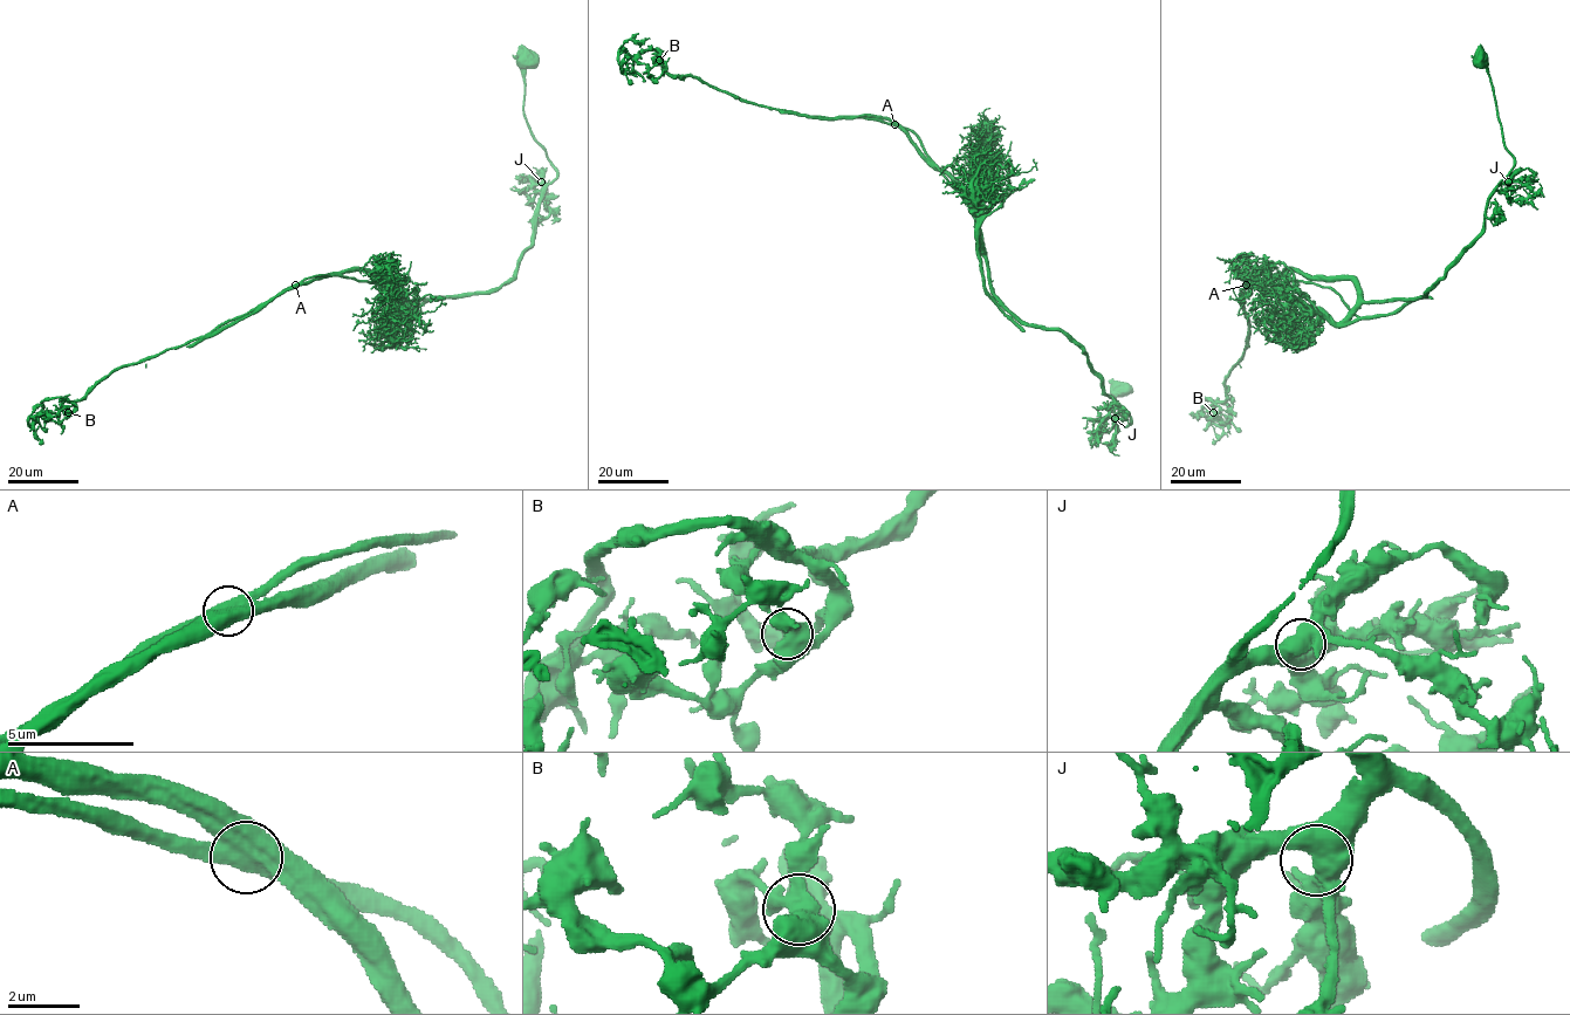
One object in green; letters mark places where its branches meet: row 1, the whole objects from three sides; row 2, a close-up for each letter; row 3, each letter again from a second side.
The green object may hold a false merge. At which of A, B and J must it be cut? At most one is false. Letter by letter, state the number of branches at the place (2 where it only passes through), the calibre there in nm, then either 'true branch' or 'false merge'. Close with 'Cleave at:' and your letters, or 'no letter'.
A: 3 | 550 nm | false merge
B: 3 | 500 nm | true branch
J: 3 | 550 nm | true branch
Cleave at: A

